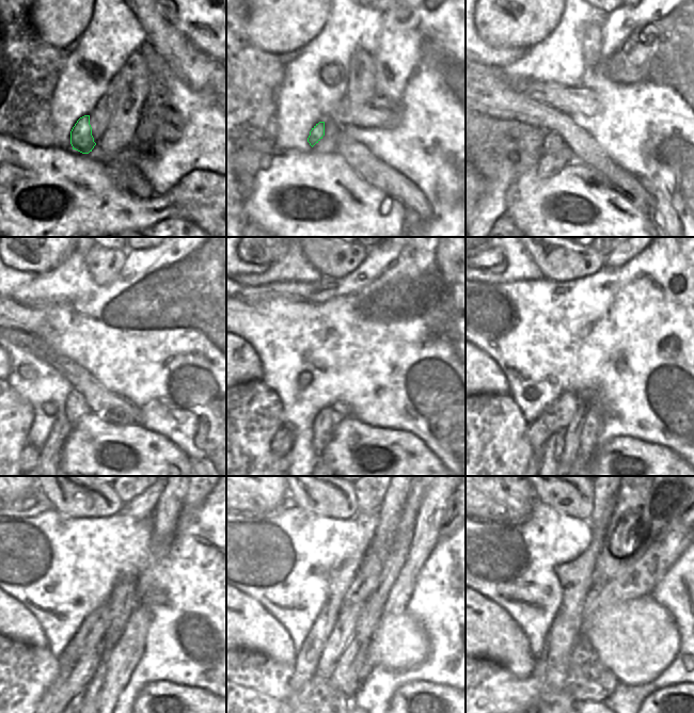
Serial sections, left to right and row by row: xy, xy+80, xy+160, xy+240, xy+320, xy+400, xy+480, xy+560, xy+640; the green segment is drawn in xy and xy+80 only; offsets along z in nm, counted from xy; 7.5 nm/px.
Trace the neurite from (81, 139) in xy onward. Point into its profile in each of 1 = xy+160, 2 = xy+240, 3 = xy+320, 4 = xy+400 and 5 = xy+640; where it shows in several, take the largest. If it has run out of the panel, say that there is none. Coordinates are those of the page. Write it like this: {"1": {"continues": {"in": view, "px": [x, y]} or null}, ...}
{"1": {"continues": {"in": "xy+160", "px": [553, 142]}}, "2": {"continues": {"in": "xy+240", "px": [76, 406]}}, "3": {"continues": {"in": "xy+320", "px": [324, 424]}}, "4": {"continues": {"in": "xy+400", "px": [552, 449]}}, "5": {"continues": null}}

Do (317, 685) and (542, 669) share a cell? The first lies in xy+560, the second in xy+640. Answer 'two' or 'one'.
one

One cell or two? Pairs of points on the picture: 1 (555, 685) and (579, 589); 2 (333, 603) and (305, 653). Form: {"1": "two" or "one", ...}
{"1": "one", "2": "two"}

